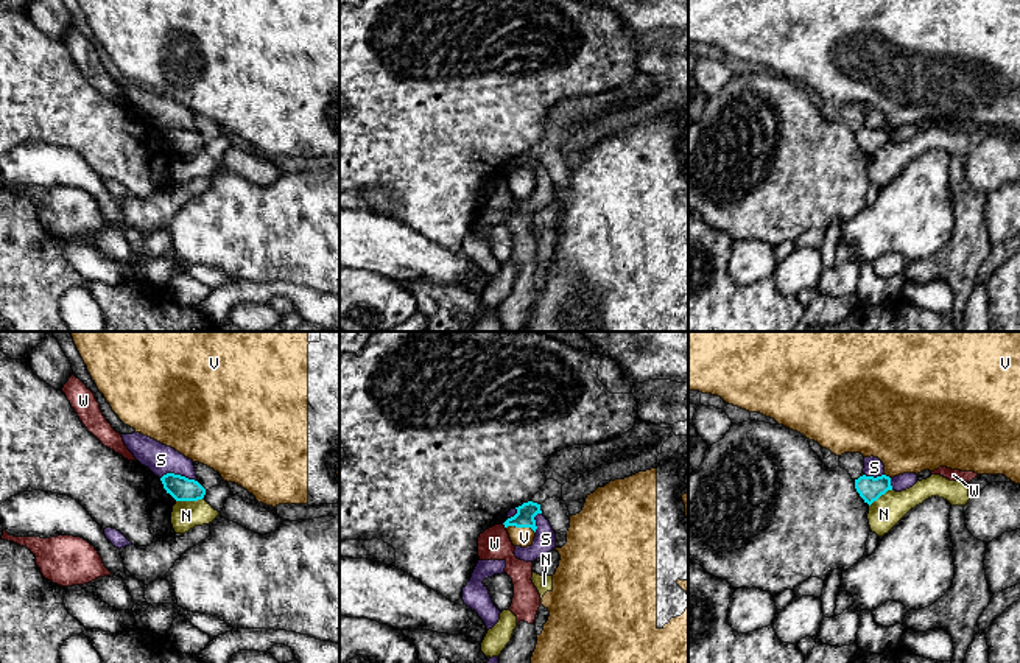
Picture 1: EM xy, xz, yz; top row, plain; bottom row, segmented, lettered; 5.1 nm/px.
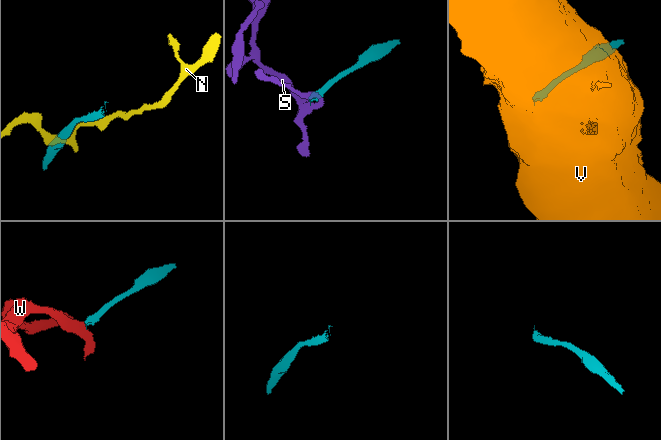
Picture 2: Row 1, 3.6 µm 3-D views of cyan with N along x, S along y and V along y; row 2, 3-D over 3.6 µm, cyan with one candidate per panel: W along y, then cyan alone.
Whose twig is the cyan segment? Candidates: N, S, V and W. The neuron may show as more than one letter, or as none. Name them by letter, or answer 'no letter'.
V

